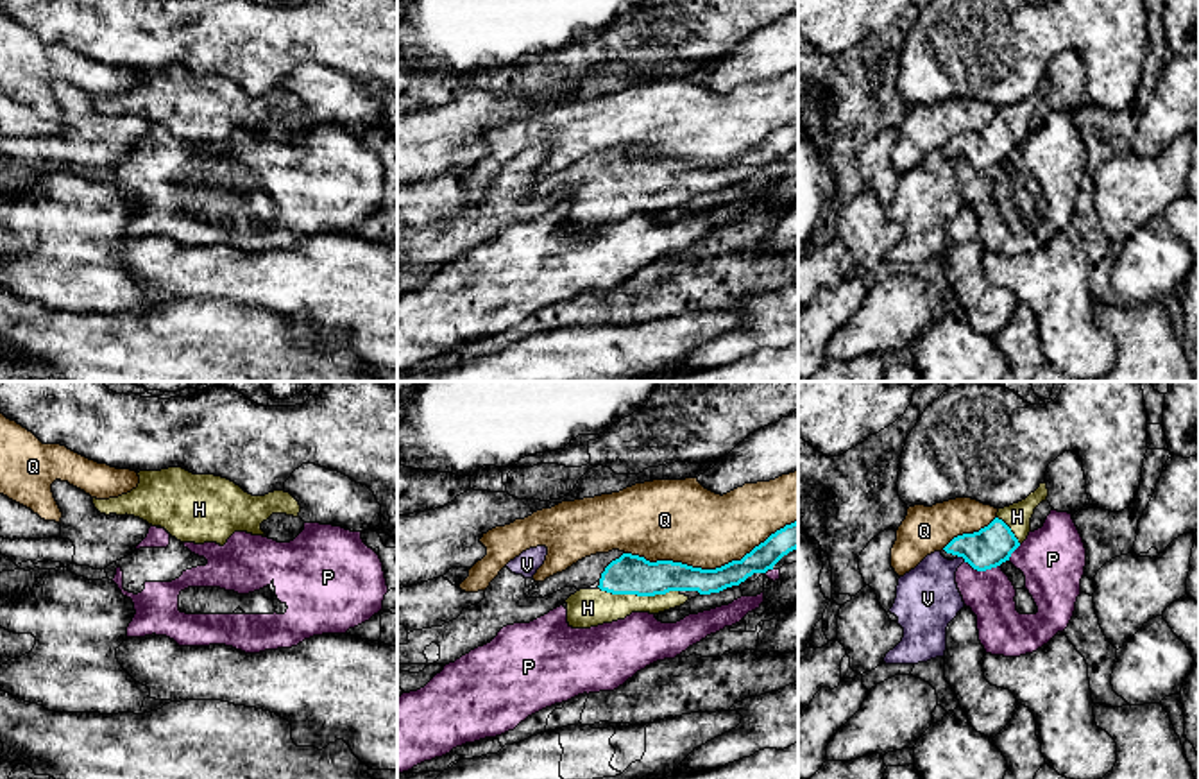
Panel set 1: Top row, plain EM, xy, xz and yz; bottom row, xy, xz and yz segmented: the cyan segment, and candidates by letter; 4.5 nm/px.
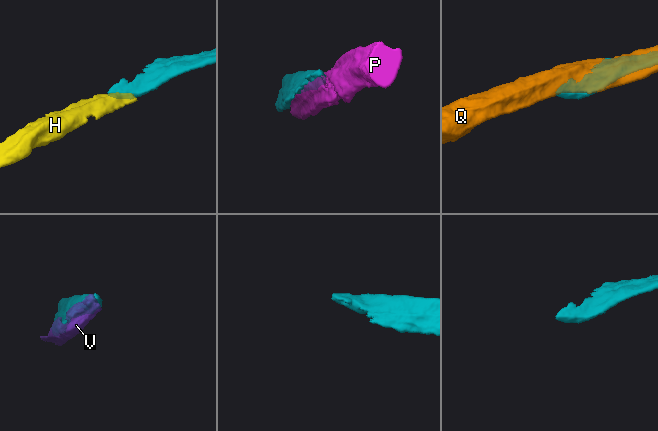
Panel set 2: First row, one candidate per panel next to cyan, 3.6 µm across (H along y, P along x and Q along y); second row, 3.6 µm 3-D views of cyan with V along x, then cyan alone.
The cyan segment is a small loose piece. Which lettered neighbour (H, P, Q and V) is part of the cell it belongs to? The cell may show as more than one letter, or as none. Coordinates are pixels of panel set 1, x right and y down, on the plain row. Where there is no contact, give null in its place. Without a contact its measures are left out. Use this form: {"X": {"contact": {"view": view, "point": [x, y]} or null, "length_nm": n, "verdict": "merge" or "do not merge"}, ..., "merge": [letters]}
{"H": {"contact": {"view": "xz", "point": [639, 194]}, "length_nm": 360, "verdict": "merge"}, "P": {"contact": {"view": "yz", "point": [983, 169]}, "length_nm": 160, "verdict": "do not merge"}, "Q": {"contact": {"view": "xz", "point": [711, 169]}, "length_nm": 800, "verdict": "do not merge"}, "V": {"contact": {"view": "yz", "point": [961, 154]}, "length_nm": 50, "verdict": "do not merge"}, "merge": ["H"]}

